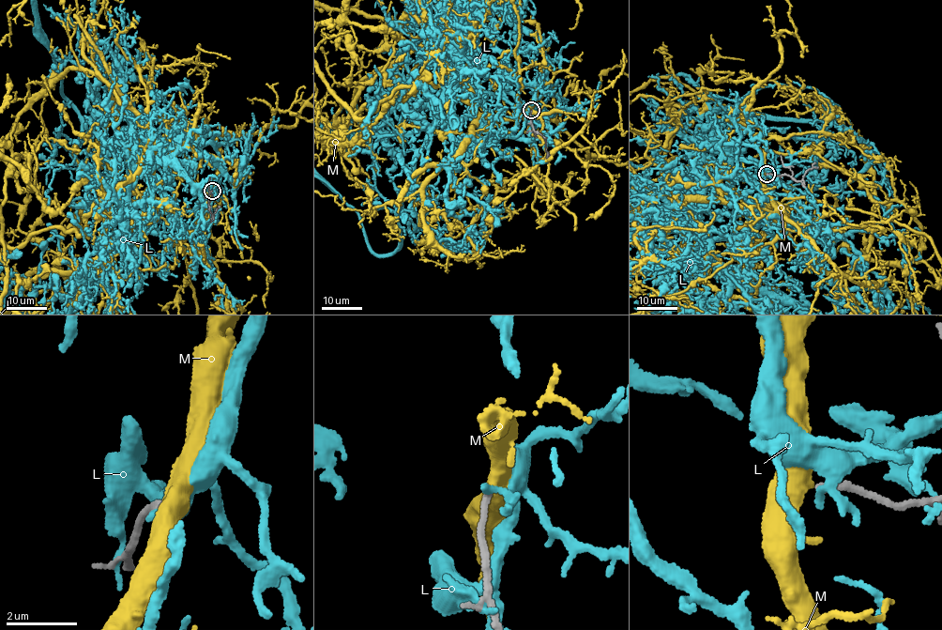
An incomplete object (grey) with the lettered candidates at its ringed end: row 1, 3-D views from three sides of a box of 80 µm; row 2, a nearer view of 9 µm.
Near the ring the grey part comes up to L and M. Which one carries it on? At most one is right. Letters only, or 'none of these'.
M

